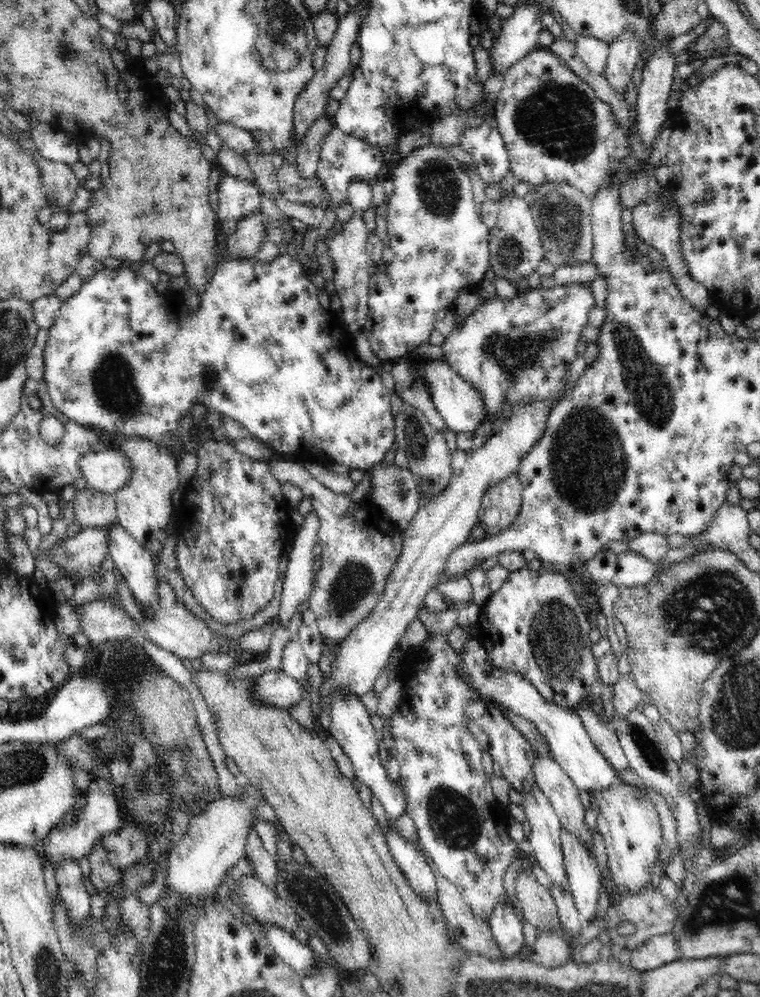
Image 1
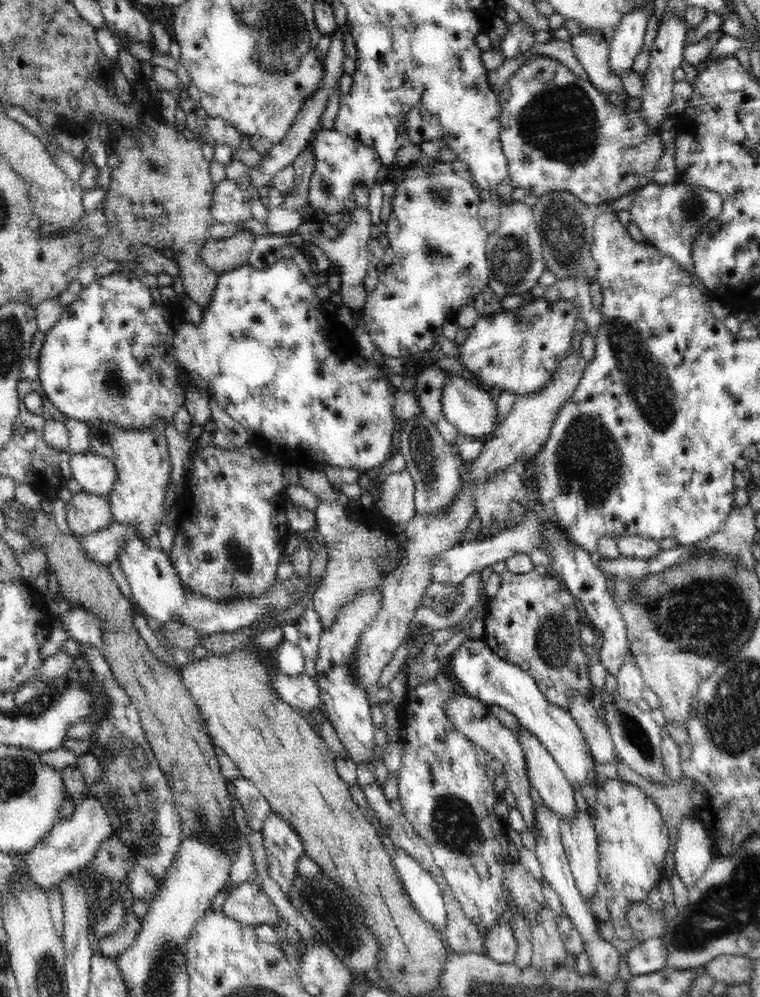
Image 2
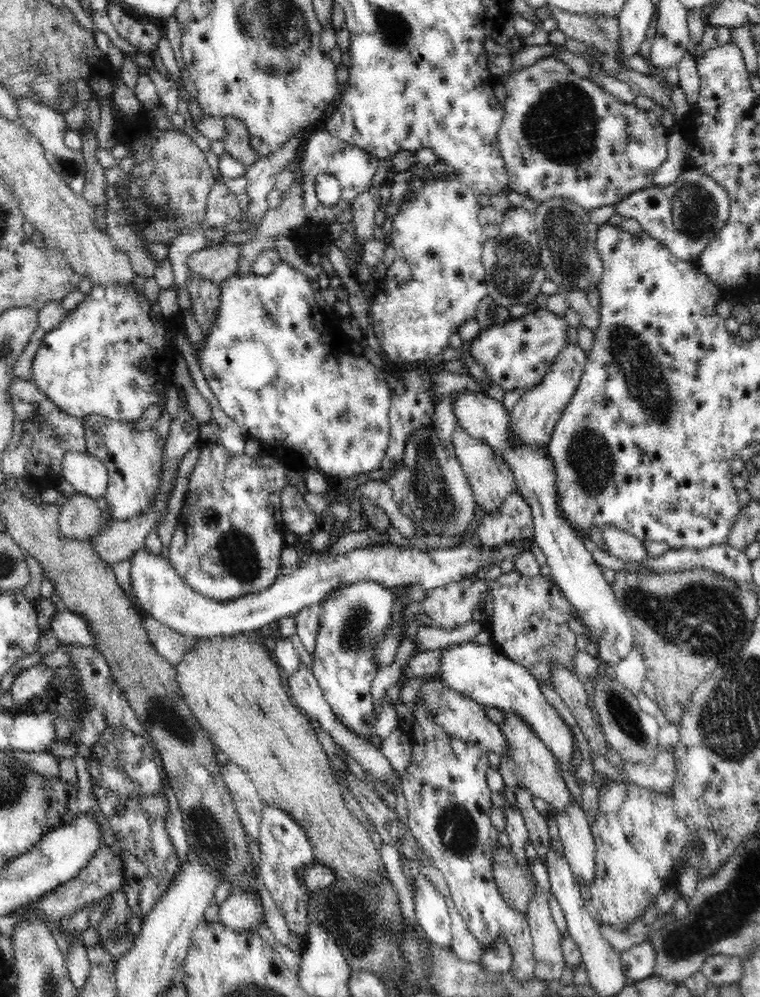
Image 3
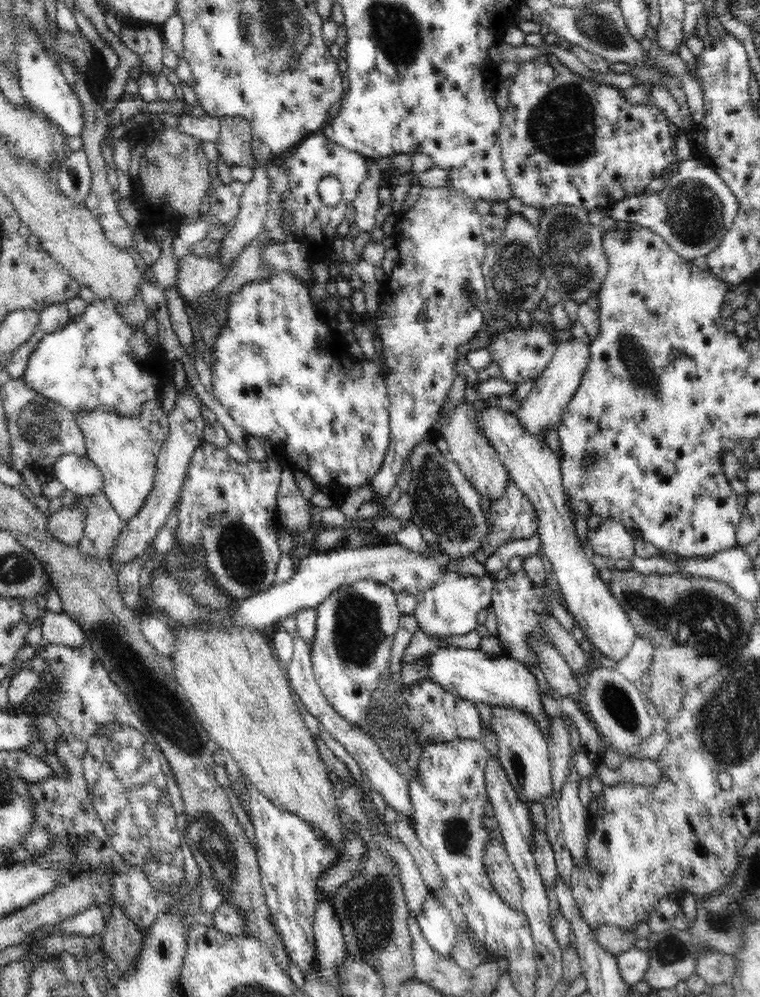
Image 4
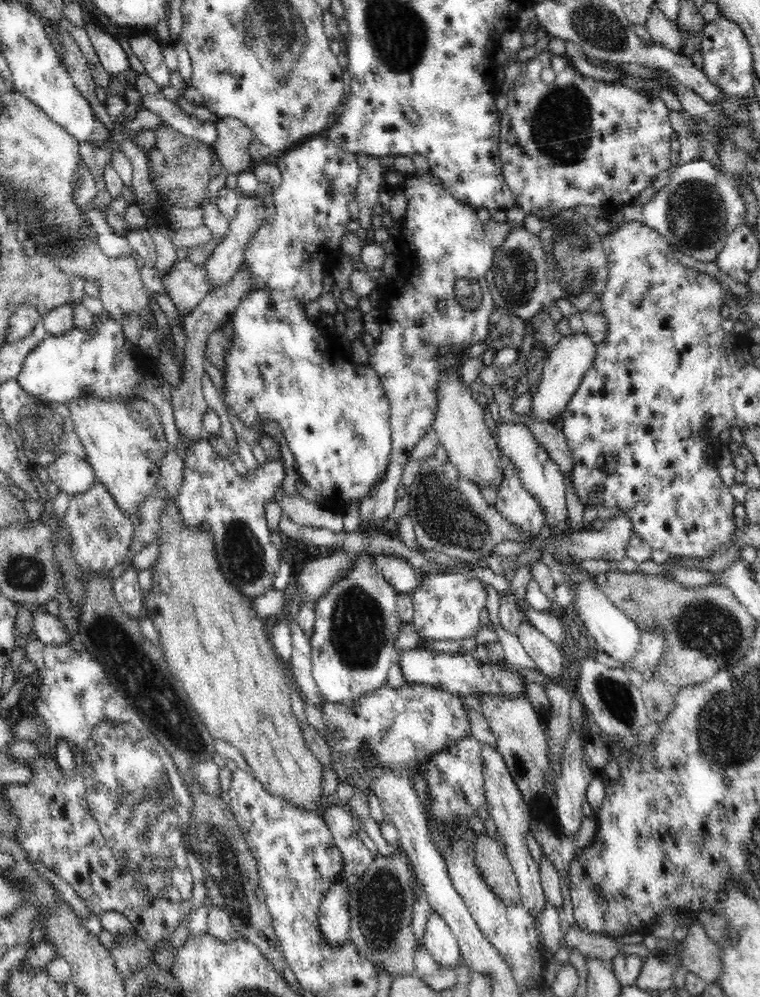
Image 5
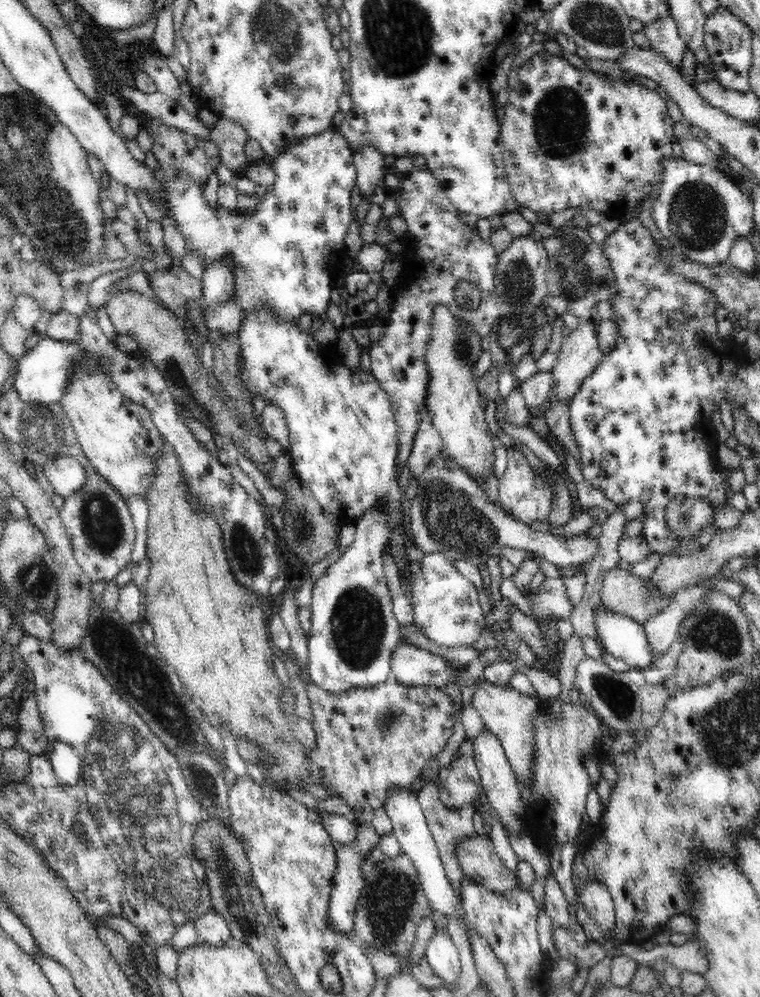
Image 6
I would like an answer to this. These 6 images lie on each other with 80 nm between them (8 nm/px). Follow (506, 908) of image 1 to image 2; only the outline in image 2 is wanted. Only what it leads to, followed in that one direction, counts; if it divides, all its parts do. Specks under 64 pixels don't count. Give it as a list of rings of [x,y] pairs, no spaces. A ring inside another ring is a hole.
[[[500,920],[488,931],[486,938],[488,956],[499,964],[510,964],[517,957],[517,941],[513,935],[513,927],[509,920]]]

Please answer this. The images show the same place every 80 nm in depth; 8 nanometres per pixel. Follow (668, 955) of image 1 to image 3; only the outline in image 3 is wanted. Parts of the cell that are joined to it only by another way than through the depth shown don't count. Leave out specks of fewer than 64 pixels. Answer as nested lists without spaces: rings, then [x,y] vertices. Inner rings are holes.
[[[650,941],[632,946],[621,953],[621,969],[624,975],[634,981],[644,980],[653,975],[656,952]]]

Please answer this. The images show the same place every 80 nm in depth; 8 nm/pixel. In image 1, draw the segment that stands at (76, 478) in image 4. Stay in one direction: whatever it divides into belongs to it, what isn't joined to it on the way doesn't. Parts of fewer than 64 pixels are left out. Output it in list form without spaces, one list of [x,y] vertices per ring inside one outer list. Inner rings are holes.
[[[120,451],[90,452],[82,456],[78,465],[88,489],[106,494],[113,494],[124,486],[132,472],[126,457]]]

